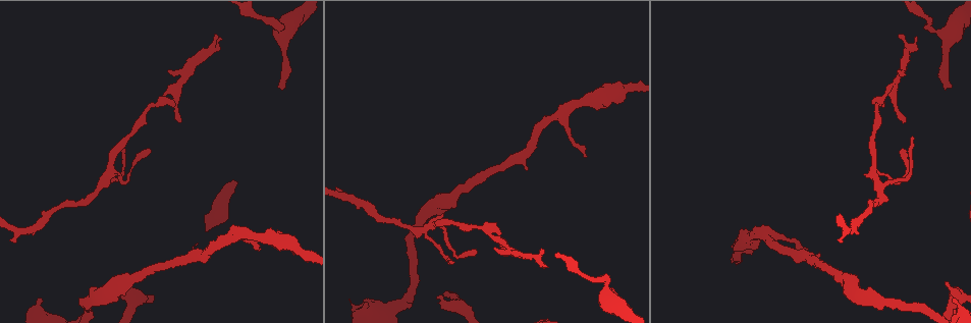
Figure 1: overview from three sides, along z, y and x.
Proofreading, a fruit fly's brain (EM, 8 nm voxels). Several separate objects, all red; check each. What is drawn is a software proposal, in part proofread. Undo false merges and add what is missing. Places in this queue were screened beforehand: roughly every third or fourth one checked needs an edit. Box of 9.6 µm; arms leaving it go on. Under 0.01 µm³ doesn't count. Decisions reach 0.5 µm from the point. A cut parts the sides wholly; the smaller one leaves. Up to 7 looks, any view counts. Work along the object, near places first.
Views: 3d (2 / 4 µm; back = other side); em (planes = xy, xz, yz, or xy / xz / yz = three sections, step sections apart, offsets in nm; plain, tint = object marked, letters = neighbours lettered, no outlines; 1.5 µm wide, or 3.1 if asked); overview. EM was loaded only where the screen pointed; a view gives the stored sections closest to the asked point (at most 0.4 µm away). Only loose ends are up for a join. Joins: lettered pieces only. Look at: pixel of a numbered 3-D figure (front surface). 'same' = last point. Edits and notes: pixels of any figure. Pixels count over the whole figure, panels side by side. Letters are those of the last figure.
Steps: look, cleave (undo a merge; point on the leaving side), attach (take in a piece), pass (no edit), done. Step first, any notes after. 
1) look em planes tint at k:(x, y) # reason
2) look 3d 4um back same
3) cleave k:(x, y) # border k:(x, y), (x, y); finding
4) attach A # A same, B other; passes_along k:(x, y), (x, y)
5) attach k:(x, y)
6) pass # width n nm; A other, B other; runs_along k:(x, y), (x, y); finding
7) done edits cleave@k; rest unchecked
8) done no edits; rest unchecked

look 3d 4um at 1:(368, 305) # branch stops here

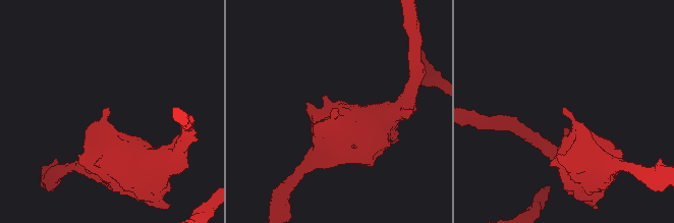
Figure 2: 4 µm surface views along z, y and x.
look em planes letters at 2:(338, 109)

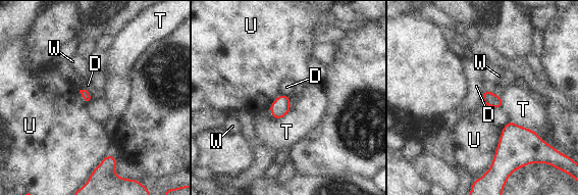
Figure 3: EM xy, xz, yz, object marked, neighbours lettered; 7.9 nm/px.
pass # D other, T other, U other, W other; border 3:(485, 88), (480, 101); no lettered piece goes on from it

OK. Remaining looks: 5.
look em xy step 8 tint at 1:(440, 294) # free end

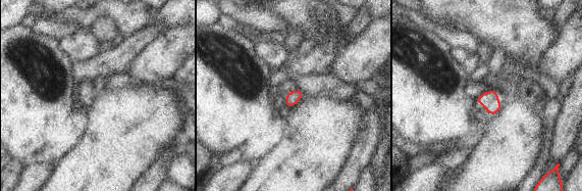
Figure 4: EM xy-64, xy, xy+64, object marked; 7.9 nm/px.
look em planes letters same # another direction

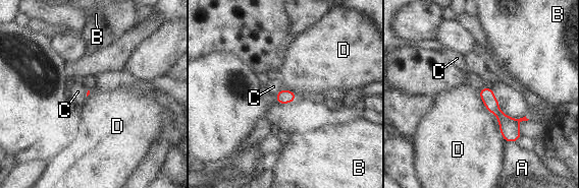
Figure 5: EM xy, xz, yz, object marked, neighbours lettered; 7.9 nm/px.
pass # A other, B other, C other, D other; none of them fits

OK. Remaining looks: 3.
look em yz step 4 letters at 1:(944, 88)

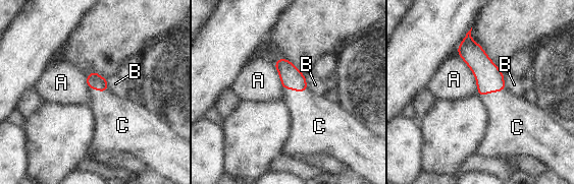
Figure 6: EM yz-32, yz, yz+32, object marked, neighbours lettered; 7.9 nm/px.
look em planes letters same

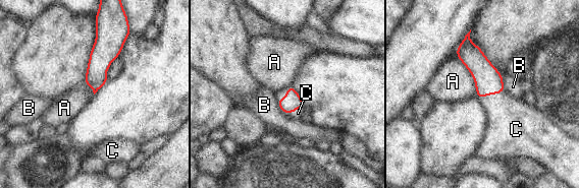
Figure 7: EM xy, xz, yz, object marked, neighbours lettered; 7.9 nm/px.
attach C # width 140 nm; A other, B other, C same; passes_along 7:(488, 80), (491, 95), (510, 120); the neuron continues

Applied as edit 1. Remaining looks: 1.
done edits attach@7; rest unchecked

